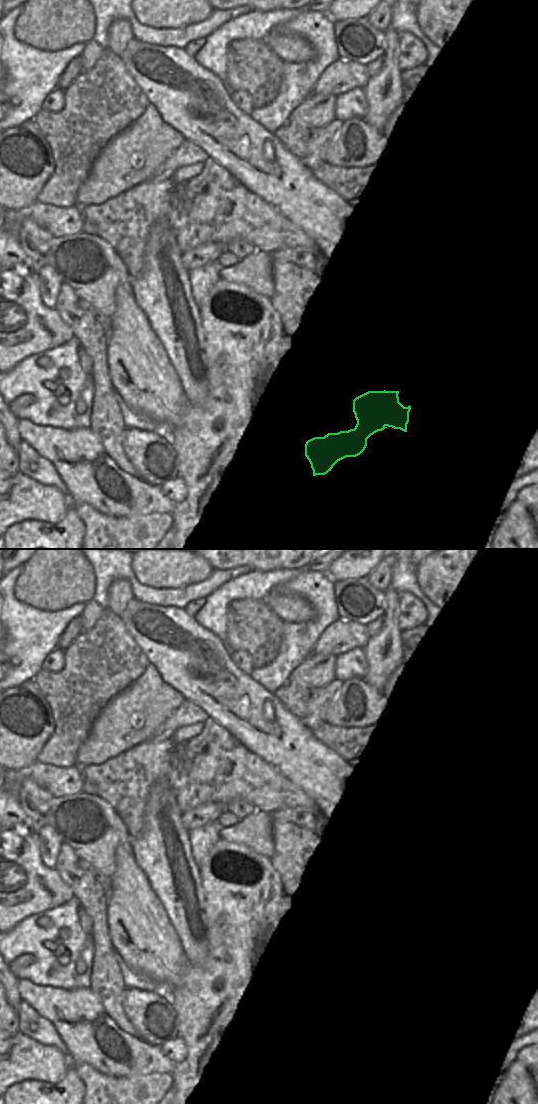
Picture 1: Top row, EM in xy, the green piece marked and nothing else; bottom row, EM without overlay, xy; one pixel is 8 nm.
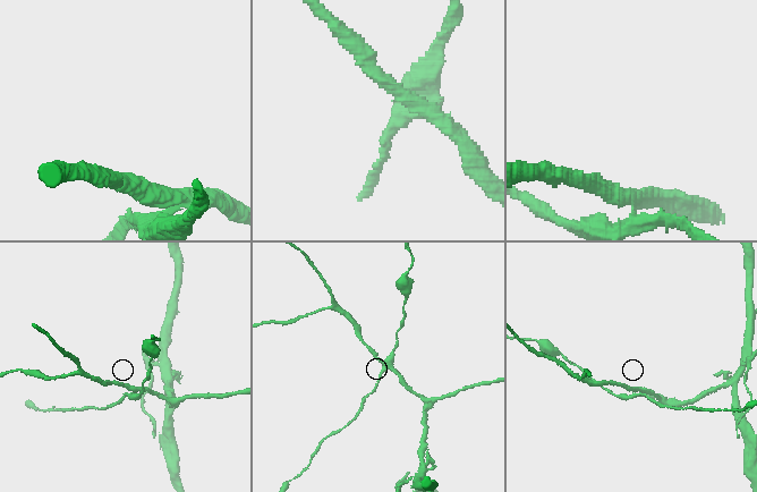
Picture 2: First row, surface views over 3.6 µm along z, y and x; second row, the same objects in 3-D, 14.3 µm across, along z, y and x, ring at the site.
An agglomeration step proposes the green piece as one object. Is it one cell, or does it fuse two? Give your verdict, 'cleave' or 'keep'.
cleave

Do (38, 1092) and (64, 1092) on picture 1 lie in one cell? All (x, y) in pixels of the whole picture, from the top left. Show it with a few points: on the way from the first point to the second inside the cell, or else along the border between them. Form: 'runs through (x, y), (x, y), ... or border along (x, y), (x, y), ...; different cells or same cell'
runs through (44, 1093), (58, 1093); same cell

